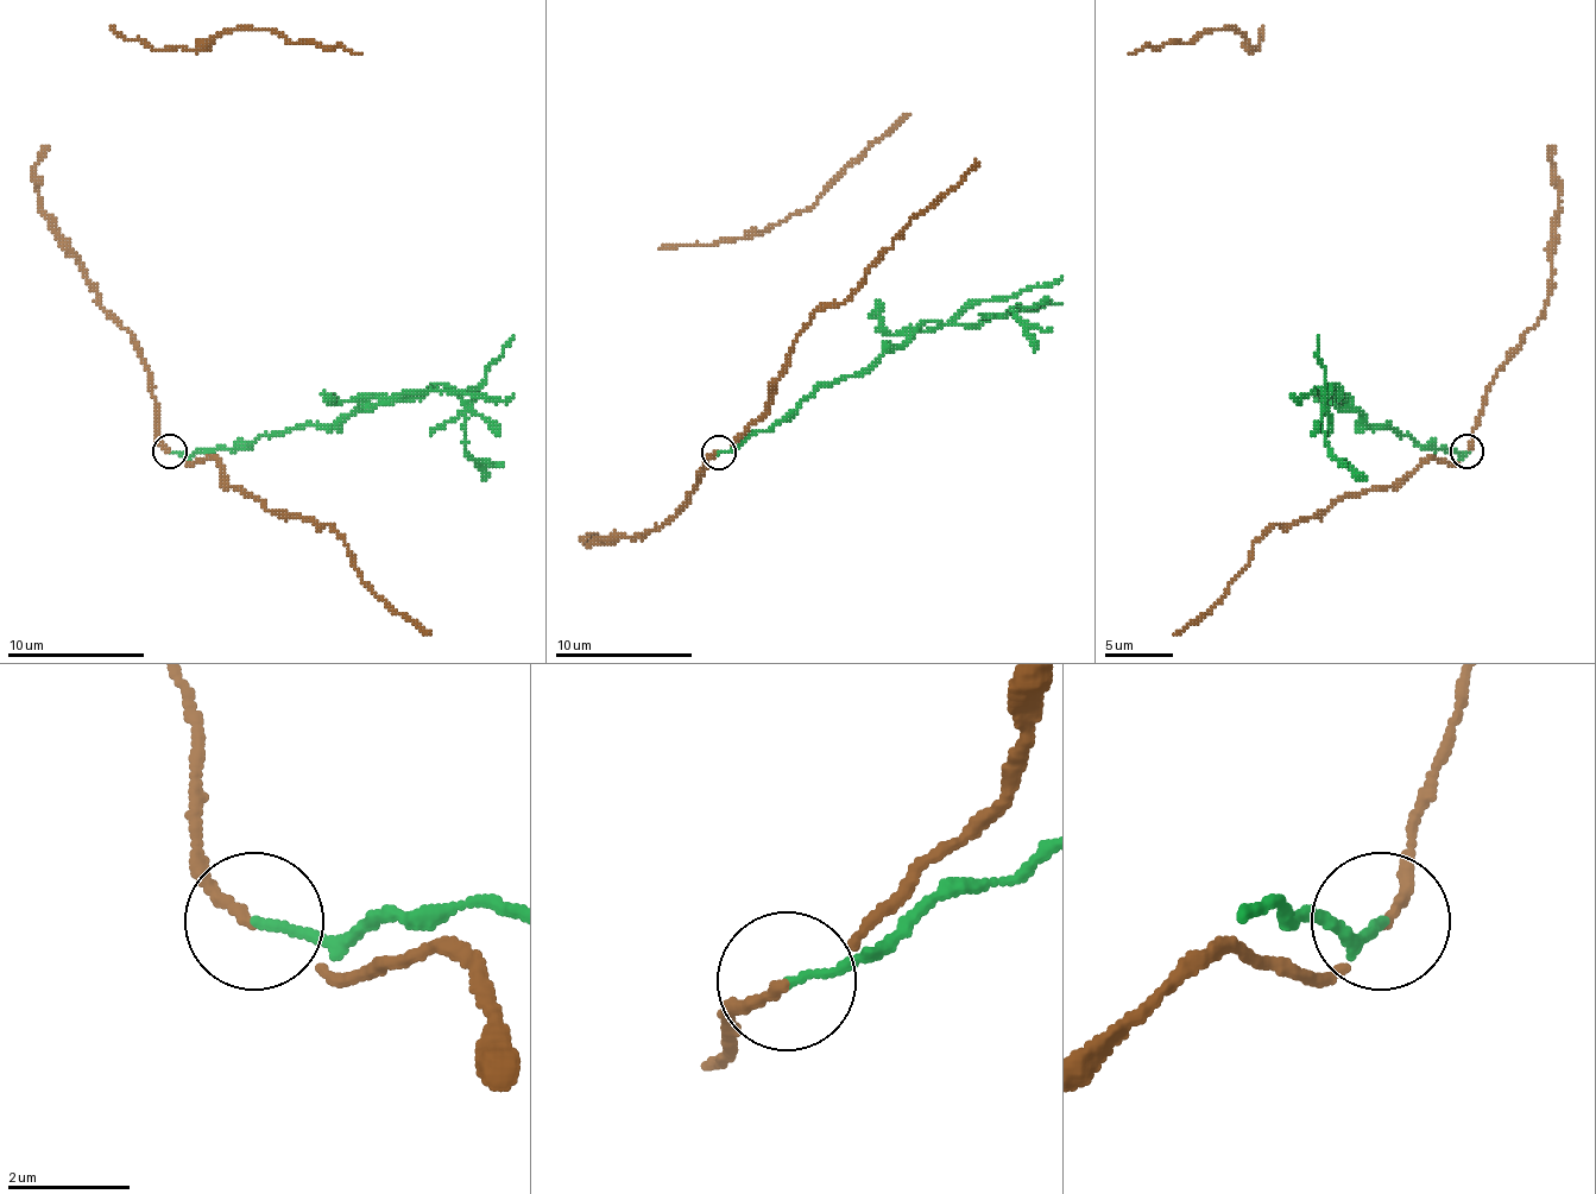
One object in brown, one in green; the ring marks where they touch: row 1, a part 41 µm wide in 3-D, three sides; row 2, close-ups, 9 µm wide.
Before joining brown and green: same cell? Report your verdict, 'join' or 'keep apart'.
keep apart

